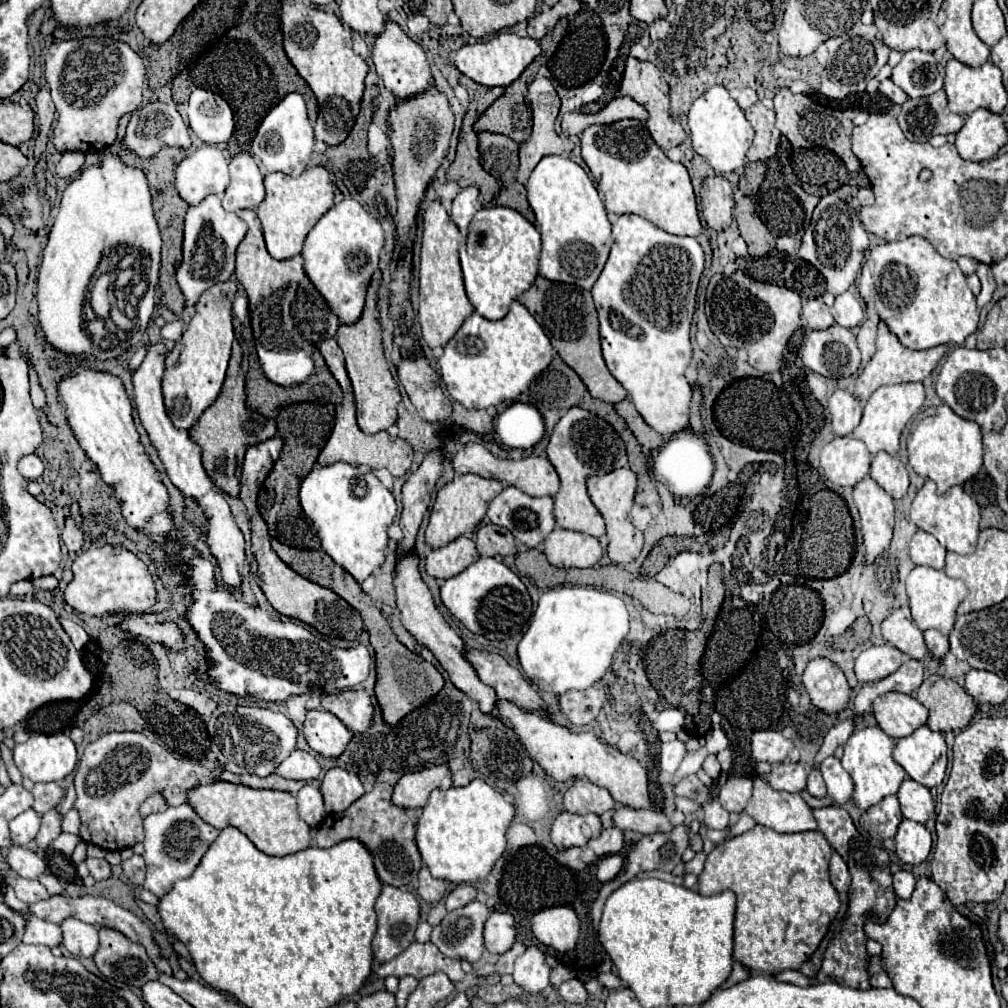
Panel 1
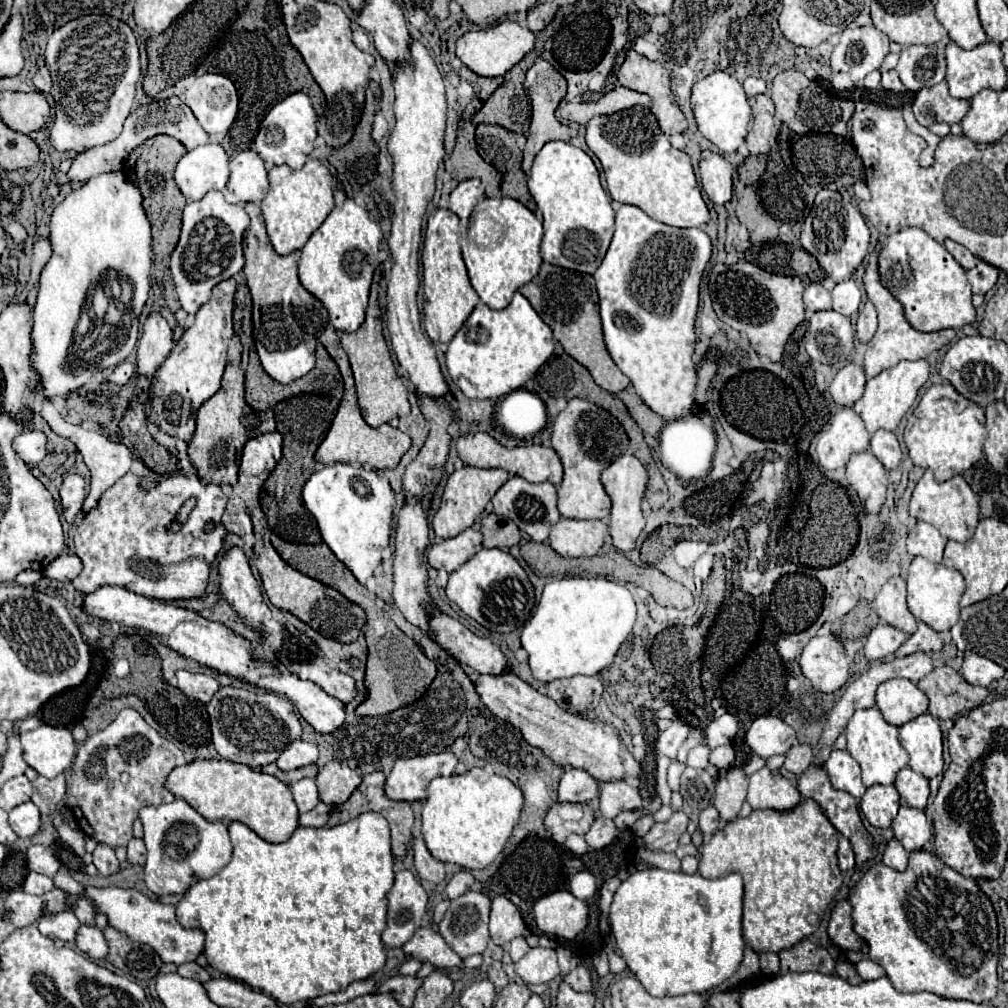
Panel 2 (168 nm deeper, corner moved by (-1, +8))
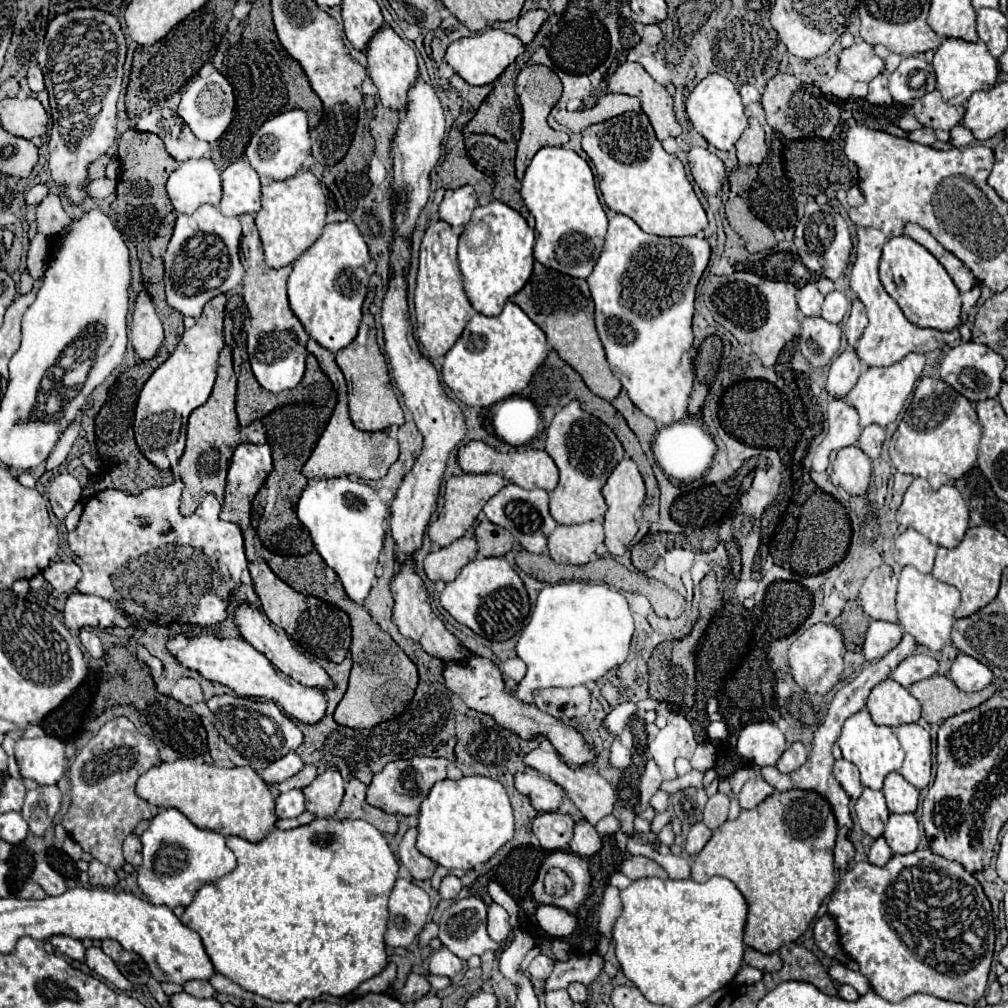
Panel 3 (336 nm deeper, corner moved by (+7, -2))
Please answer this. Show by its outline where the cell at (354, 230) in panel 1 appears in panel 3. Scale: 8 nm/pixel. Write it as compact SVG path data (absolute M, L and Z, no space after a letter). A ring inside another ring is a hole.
M347 219L325 225L323 235L293 263L293 271L287 279L291 309L301 319L305 331L333 353L347 347L357 335L361 305L369 283L365 271L369 259L369 247L363 235L357 225Z

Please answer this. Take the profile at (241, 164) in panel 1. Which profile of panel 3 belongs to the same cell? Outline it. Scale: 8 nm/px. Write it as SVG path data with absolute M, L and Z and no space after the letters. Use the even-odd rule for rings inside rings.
M247 161L231 163L221 173L221 179L221 213L223 215L257 213L261 209L259 175Z

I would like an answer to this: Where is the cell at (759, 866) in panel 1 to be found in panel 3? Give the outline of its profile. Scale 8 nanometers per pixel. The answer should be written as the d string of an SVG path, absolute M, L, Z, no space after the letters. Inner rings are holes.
M775 791L769 799L765 799L765 803L759 803L755 809L749 809L749 811L741 811L741 815L735 819L735 821L725 821L715 833L713 837L709 839L709 843L703 847L703 851L693 859L693 865L691 865L691 879L697 881L697 883L705 883L709 877L713 875L721 875L721 877L727 877L735 883L735 887L741 891L741 895L745 897L747 901L747 923L745 923L745 937L743 937L743 943L759 953L775 953L781 945L785 943L793 943L797 941L811 925L811 921L815 919L817 915L817 909L819 905L823 903L823 899L835 889L835 867L833 867L833 847L835 847L835 837L837 837L837 823L835 823L835 817L833 817L833 811L829 807L829 803L825 803L825 799L821 799L817 793L813 791ZM793 825L815 825L815 827L821 827L821 829L815 829L815 833L811 833L809 837L805 835L793 835L791 827Z

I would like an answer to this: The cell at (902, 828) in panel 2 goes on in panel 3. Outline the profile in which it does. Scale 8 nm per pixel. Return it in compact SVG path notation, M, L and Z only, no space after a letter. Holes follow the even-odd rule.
M913 813L889 815L889 823L885 825L883 837L893 853L897 853L897 855L913 853L921 839L917 819L913 817Z

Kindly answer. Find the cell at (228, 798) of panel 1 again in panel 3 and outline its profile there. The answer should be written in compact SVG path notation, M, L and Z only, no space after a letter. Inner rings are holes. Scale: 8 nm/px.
M177 759L175 763L161 763L159 767L151 767L145 775L137 781L137 795L151 805L157 807L173 807L179 809L195 827L211 829L221 835L237 835L251 843L263 841L277 823L275 815L275 799L263 781L263 777L253 771L251 767L219 767L213 763L195 763L193 759Z

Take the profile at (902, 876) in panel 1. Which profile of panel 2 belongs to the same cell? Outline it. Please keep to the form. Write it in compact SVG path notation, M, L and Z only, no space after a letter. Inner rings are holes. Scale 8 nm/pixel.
M895 837L887 843L887 847L883 851L883 863L897 871L903 871L907 867L907 857L909 857L907 851L901 847L901 843Z

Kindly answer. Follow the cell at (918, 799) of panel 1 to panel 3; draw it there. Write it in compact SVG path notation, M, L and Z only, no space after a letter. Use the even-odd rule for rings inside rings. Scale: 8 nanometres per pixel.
M889 773L885 777L883 795L891 813L915 813L919 803L919 791L899 773Z

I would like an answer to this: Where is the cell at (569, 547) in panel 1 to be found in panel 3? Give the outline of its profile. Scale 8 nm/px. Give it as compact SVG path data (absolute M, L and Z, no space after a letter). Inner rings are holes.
M589 521L583 525L559 525L549 535L547 547L555 563L583 565L591 561L599 543L603 543L603 525Z

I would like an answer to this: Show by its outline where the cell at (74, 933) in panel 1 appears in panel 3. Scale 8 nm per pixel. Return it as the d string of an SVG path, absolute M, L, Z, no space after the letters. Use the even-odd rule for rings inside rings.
M89 947L87 953L85 953L85 965L95 971L97 975L101 975L103 979L107 979L109 983L113 983L115 987L127 991L131 989L131 983L117 971L113 959L109 959L99 947Z

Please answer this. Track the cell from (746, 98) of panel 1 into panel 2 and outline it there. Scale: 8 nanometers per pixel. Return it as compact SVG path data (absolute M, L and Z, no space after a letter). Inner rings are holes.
M747 77L743 81L743 89L745 89L747 97L753 97L759 93L767 93L767 83L763 79L757 79L757 77Z

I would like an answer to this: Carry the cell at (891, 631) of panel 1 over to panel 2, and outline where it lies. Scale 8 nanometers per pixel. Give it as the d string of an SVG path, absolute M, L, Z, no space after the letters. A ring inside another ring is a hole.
M895 575L879 589L879 593L873 601L873 609L881 621L911 635L917 629L917 621L911 615L905 597L907 597L905 579Z

